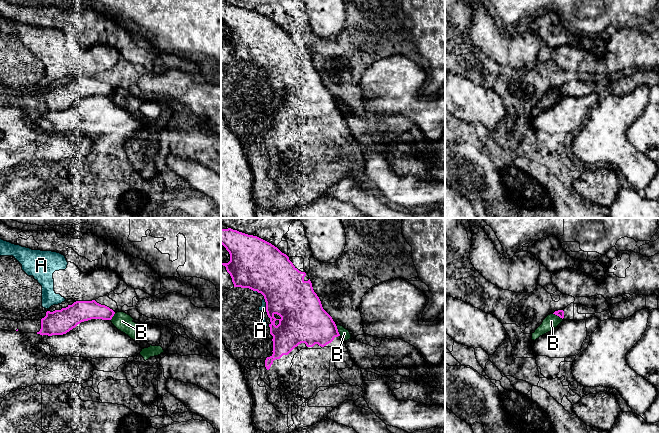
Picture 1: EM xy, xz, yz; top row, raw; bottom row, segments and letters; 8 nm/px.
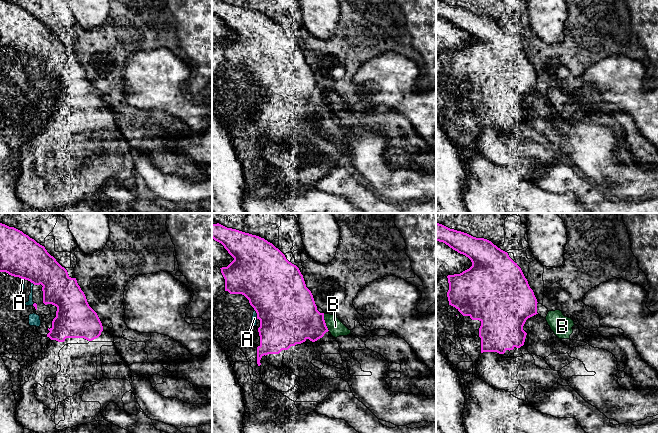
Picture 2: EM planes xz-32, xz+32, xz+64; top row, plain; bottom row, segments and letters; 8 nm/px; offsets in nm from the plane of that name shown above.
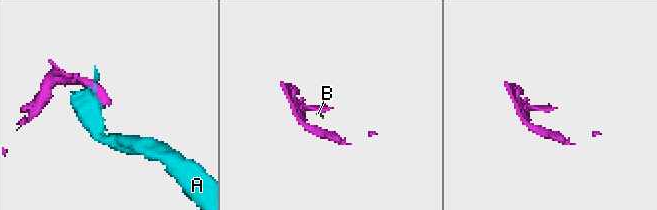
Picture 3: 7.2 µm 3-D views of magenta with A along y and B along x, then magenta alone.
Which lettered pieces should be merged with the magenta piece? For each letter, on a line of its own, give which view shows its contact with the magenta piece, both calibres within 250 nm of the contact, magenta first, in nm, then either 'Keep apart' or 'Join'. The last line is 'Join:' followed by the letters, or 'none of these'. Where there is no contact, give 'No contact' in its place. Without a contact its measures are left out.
A: Touches magenta in xz. Thickness 360 nm (magenta) against 50 nm. Keep apart
B: Touches magenta in xz. Thickness 340 nm (magenta) against 80 nm. Keep apart
Join: none of these

